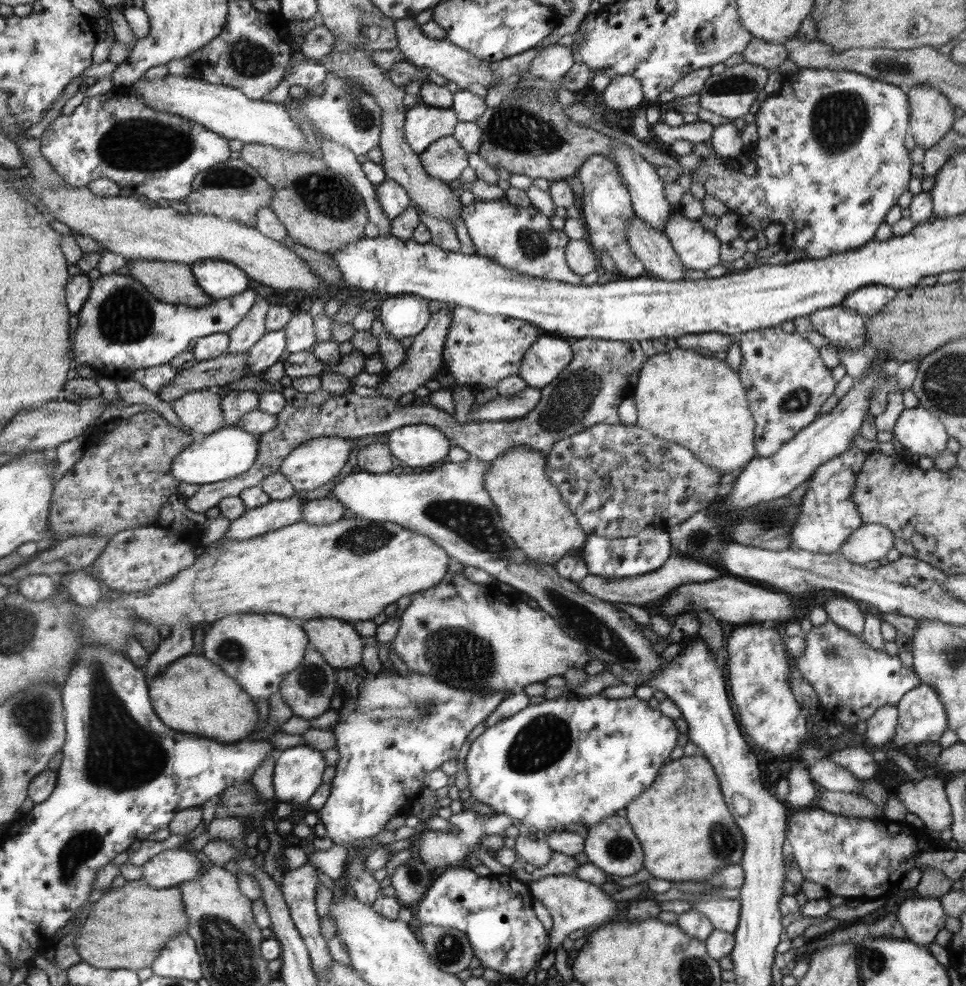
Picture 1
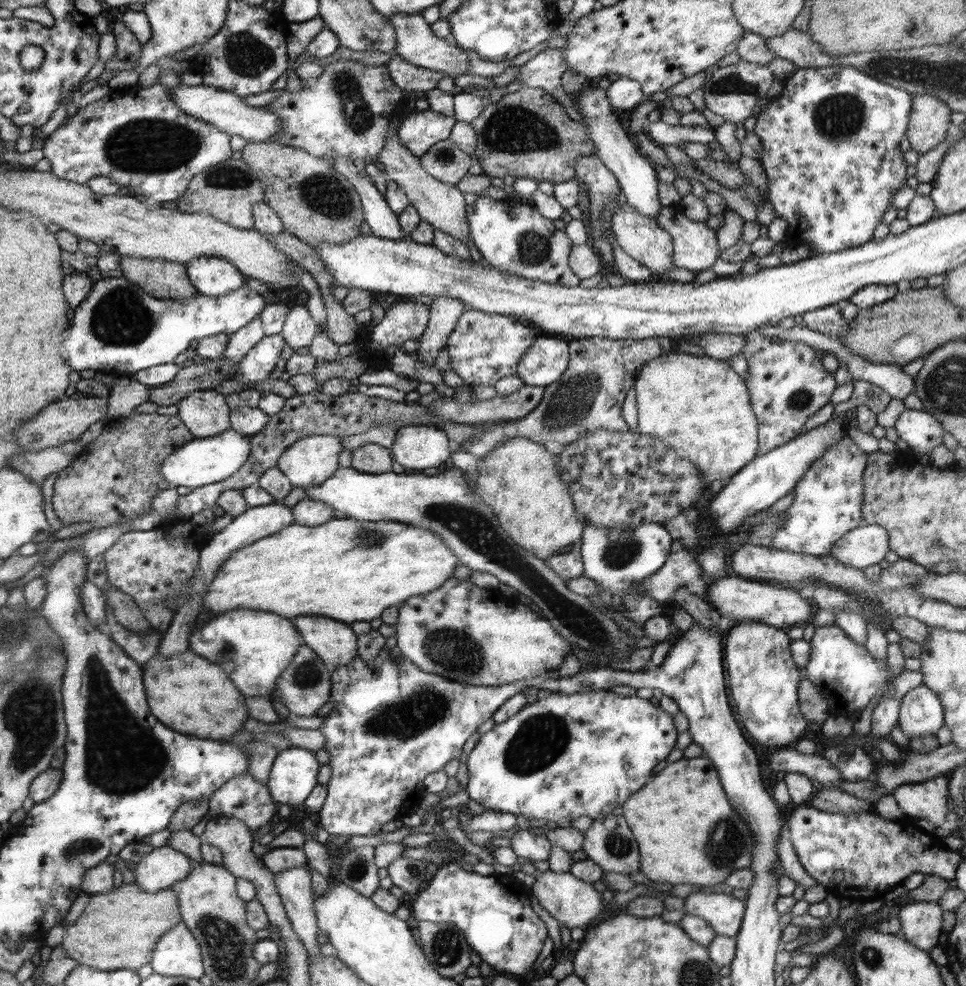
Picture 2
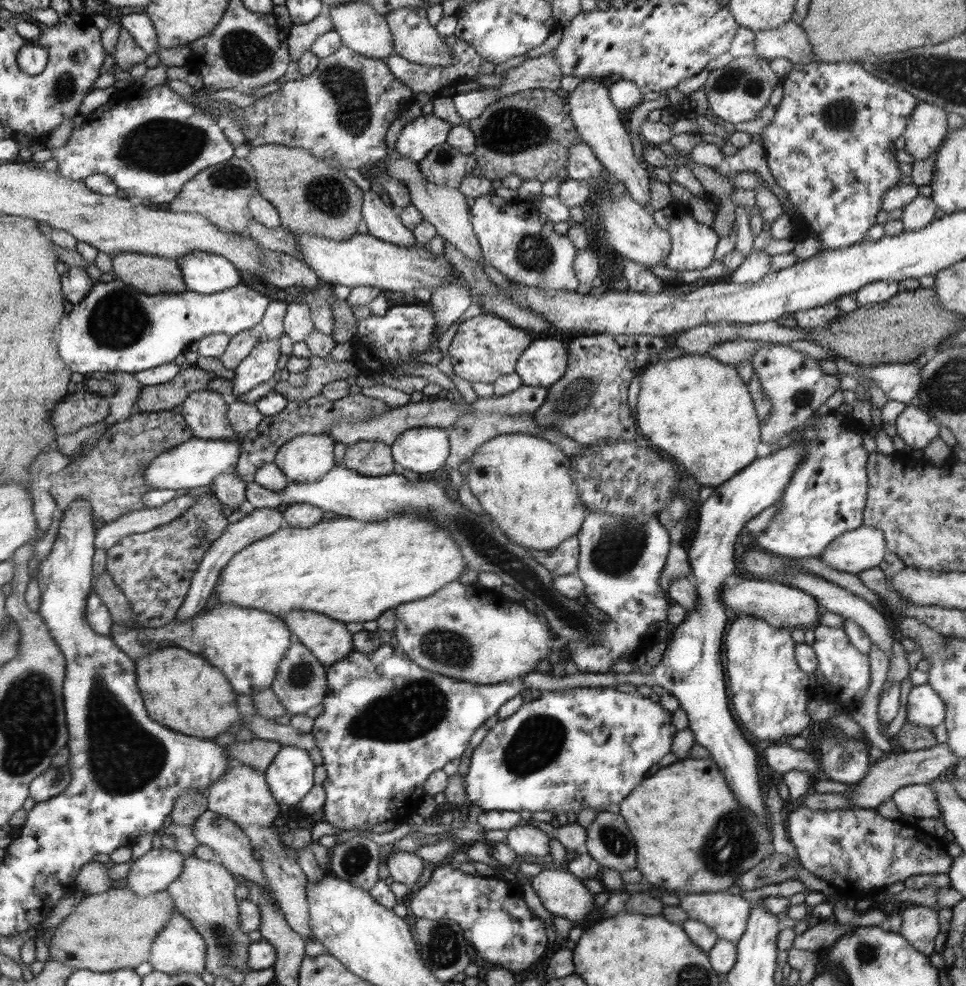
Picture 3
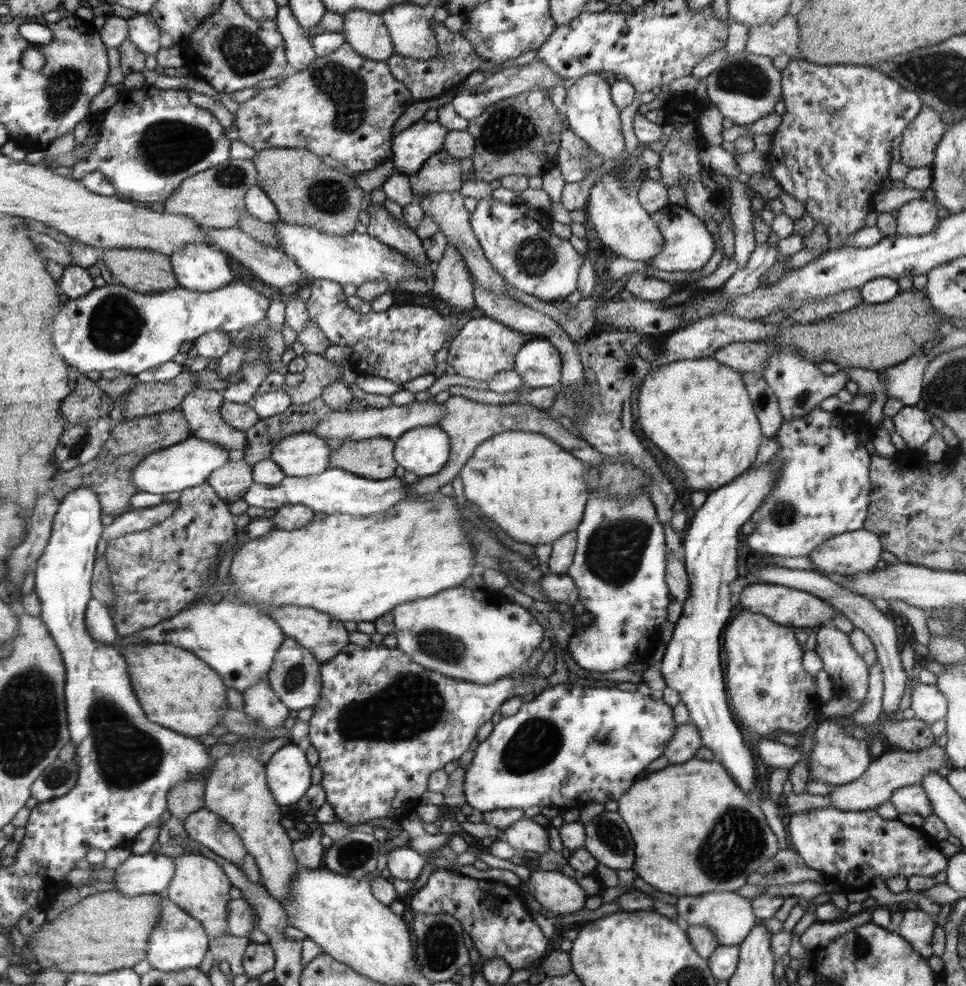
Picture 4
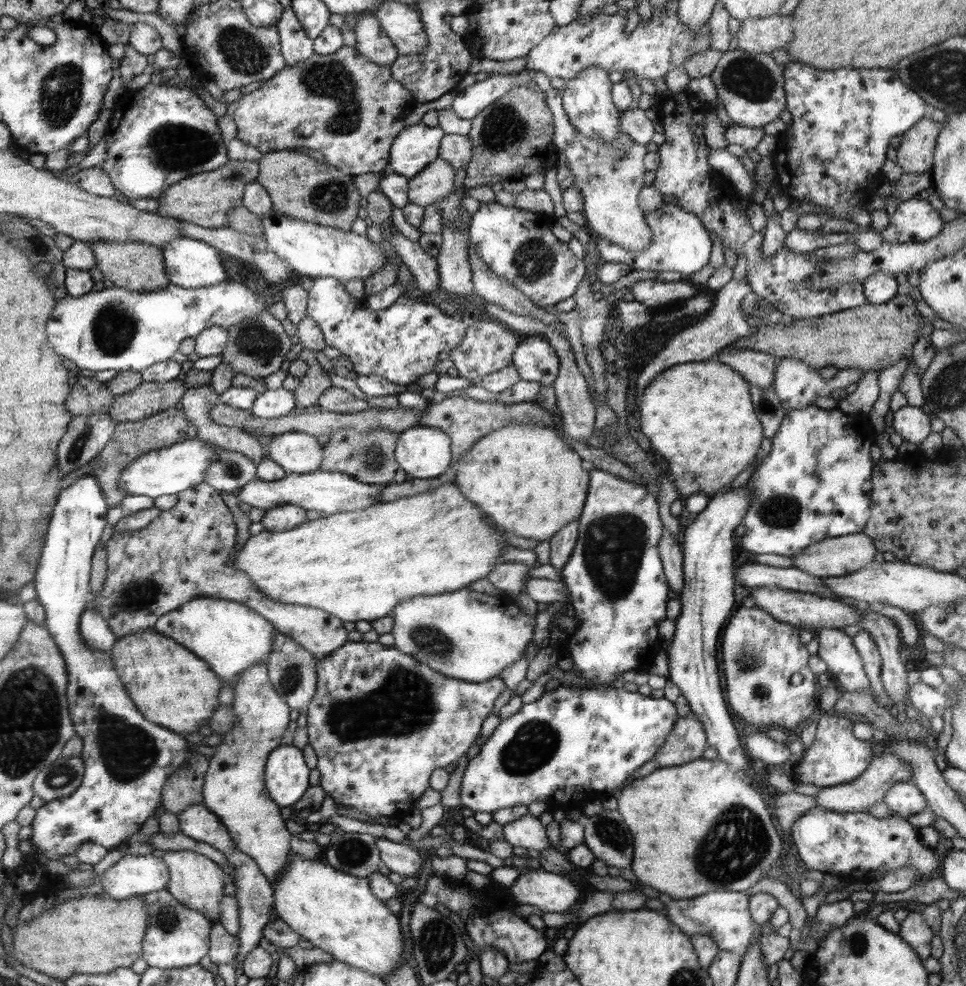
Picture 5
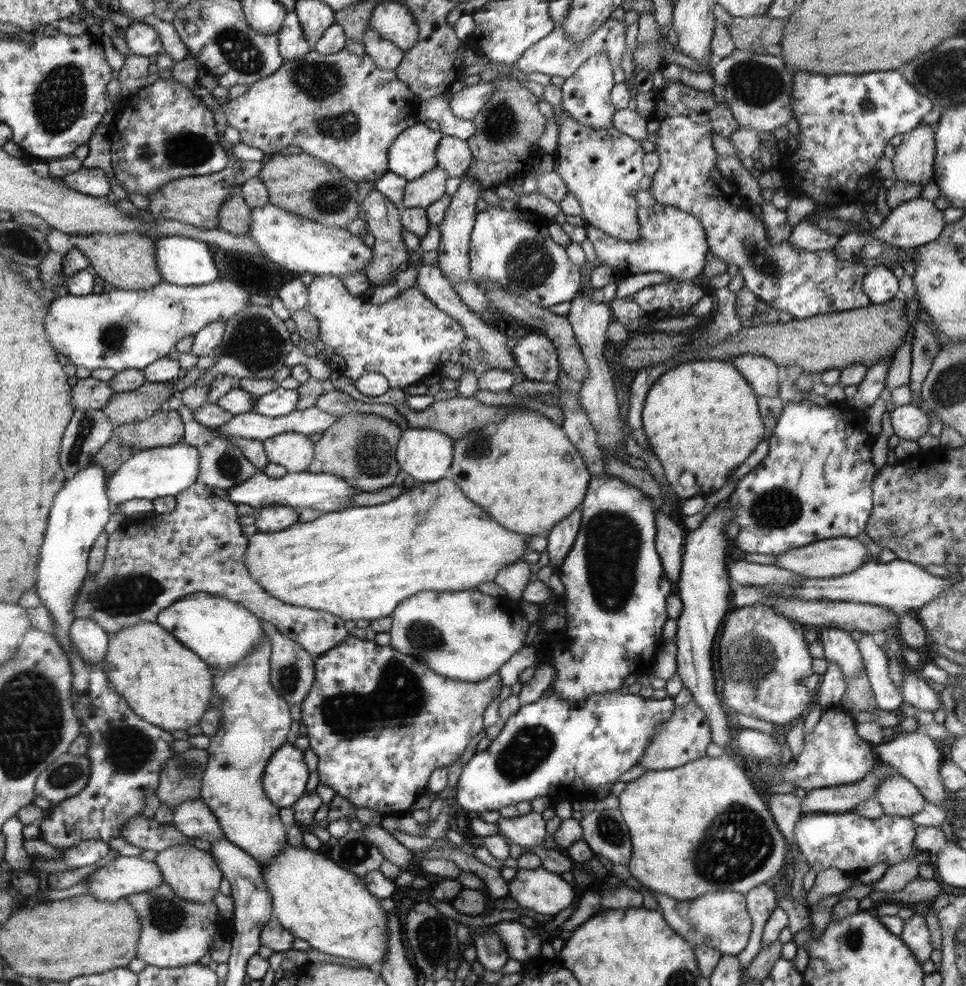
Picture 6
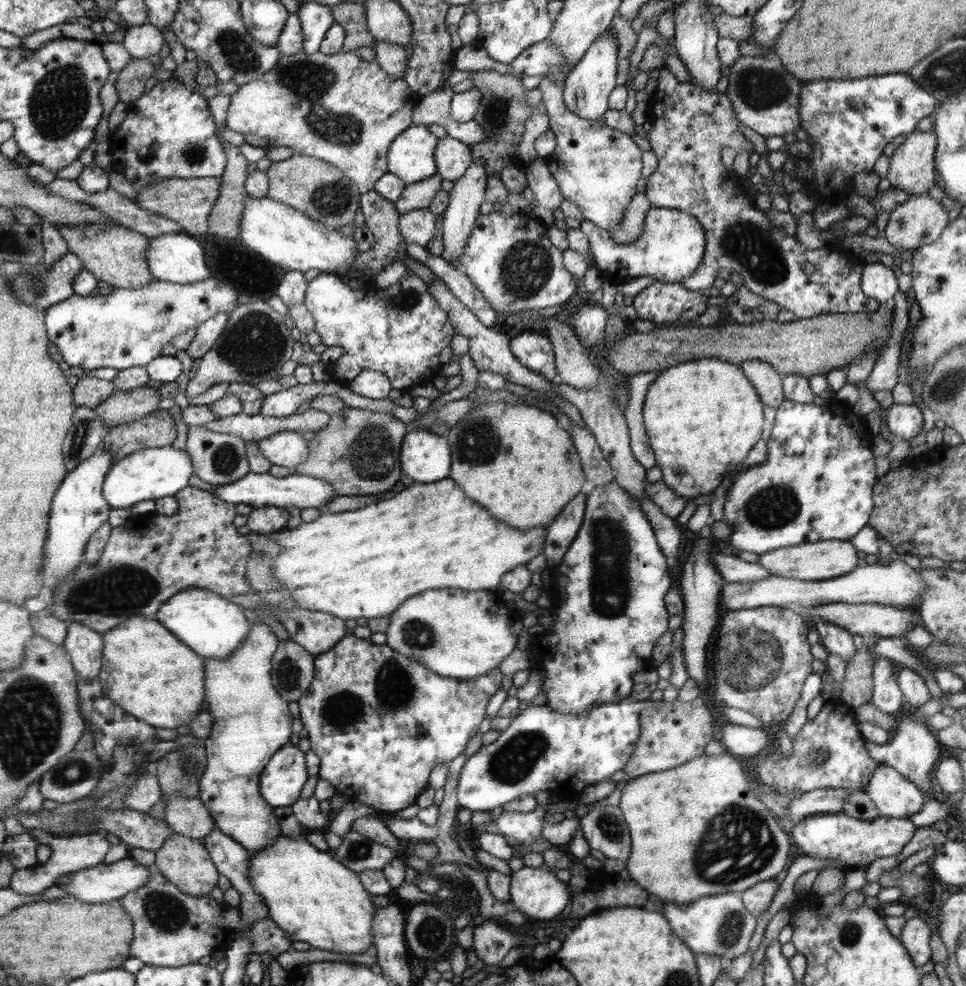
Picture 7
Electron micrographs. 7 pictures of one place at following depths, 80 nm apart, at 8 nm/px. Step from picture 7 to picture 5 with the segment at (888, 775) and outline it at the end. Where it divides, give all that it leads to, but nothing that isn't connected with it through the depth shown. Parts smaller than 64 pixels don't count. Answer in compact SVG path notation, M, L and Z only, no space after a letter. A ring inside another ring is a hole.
M910 781L892 785L884 797L884 802L894 815L902 818L924 812L928 808L922 792Z

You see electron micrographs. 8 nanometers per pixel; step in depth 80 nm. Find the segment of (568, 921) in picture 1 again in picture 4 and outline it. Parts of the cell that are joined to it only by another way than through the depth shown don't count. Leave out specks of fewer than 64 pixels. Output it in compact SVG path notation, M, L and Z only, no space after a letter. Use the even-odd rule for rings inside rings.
M542 869L532 871L528 879L528 885L520 885L520 891L522 891L522 887L527 887L526 892L534 896L543 908L550 910L550 912L555 912L557 915L572 914L572 912L582 910L588 897L587 893L582 889L582 886L578 885L577 878L564 875L560 871Z

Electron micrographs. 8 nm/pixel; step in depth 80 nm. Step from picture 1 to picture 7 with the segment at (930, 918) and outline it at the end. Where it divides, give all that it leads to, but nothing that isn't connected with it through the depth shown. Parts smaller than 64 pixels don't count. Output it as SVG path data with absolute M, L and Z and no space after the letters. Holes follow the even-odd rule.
M912 917L905 922L900 933L900 942L906 947L914 964L920 969L926 962L932 961L929 938L930 926L920 917Z

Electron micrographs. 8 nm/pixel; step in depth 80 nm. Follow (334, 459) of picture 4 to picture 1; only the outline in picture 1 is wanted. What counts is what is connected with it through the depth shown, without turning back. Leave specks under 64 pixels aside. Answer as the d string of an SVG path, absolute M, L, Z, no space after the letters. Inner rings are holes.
M362 443L355 453L354 465L357 470L371 473L388 473L394 468L392 454L386 443Z

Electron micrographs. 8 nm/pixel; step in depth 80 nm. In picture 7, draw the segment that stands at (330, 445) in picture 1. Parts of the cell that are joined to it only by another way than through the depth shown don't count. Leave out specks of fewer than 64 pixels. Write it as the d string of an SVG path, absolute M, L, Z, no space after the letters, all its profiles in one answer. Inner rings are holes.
M284 431L256 441L265 457L272 465L283 466L294 472L302 463L307 462L310 454L302 433Z

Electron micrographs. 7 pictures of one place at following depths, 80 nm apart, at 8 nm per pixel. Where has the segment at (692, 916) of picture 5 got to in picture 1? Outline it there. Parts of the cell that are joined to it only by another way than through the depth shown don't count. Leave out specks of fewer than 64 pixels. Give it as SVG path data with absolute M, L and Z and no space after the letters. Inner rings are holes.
M704 897L691 901L693 908L702 912L713 924L715 929L733 933L739 923L741 904L739 900L722 897Z

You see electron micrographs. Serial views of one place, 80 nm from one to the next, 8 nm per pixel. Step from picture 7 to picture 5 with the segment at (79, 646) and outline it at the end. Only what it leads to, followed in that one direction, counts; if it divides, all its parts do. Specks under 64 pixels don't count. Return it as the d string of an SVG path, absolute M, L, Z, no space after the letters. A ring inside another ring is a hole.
M87 609L82 613L79 629L83 639L97 651L110 651L119 639L107 625L104 615L96 609Z

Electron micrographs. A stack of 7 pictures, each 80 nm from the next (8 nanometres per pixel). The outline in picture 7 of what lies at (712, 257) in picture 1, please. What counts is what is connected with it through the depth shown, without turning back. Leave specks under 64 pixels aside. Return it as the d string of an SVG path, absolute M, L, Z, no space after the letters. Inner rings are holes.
M650 207L645 214L642 236L634 244L616 244L608 231L582 219L580 232L588 238L594 266L606 282L616 286L628 280L650 276L656 281L680 283L700 267L705 252L705 231L695 216L673 208Z

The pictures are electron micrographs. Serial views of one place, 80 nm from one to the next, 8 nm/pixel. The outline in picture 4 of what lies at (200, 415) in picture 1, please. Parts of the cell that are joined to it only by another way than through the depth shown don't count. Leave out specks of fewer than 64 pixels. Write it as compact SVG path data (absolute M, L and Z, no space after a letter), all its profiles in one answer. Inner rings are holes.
M196 387L178 409L184 413L196 438L212 441L239 454L245 449L247 436L222 418L220 409L224 403L221 391Z

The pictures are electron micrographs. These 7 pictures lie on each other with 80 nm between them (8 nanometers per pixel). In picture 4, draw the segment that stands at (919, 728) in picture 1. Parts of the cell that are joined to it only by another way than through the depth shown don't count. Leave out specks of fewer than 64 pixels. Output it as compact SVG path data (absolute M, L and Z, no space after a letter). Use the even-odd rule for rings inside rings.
M915 684L911 692L910 706L909 715L929 726L947 716L948 701L936 685Z

